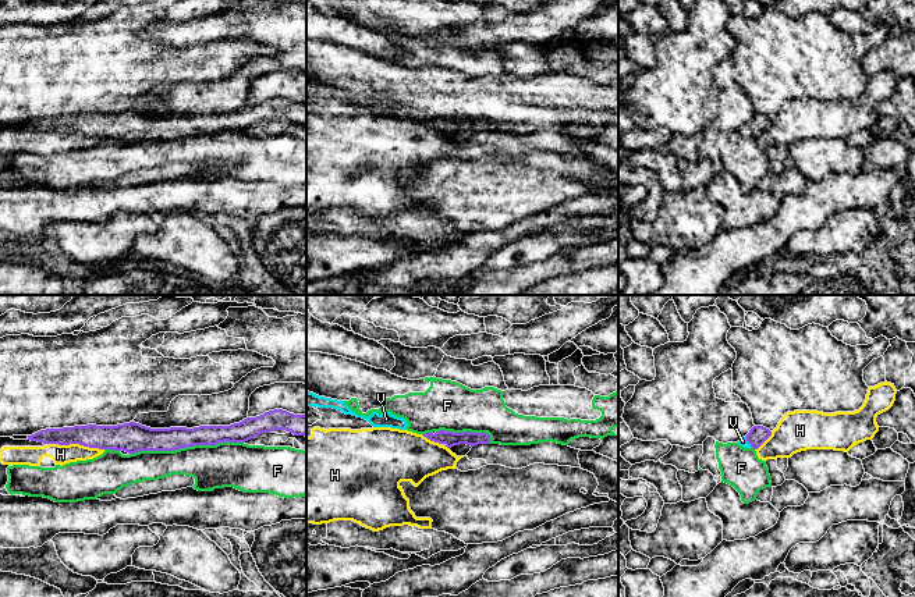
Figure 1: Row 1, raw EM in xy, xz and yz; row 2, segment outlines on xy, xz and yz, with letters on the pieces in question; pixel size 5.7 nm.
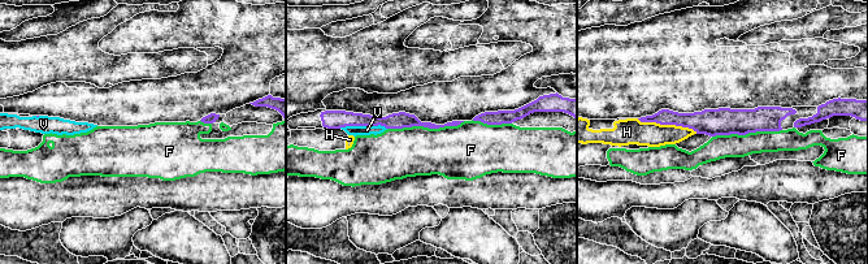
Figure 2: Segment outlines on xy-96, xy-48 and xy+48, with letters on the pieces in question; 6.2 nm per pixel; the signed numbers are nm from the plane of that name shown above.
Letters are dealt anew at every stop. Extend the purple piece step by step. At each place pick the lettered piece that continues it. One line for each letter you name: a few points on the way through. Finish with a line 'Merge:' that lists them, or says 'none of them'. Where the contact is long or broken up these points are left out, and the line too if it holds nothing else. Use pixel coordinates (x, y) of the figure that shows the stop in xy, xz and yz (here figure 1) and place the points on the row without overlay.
V: way yz (758, 123), (747, 128), (743, 130)
Merge: V

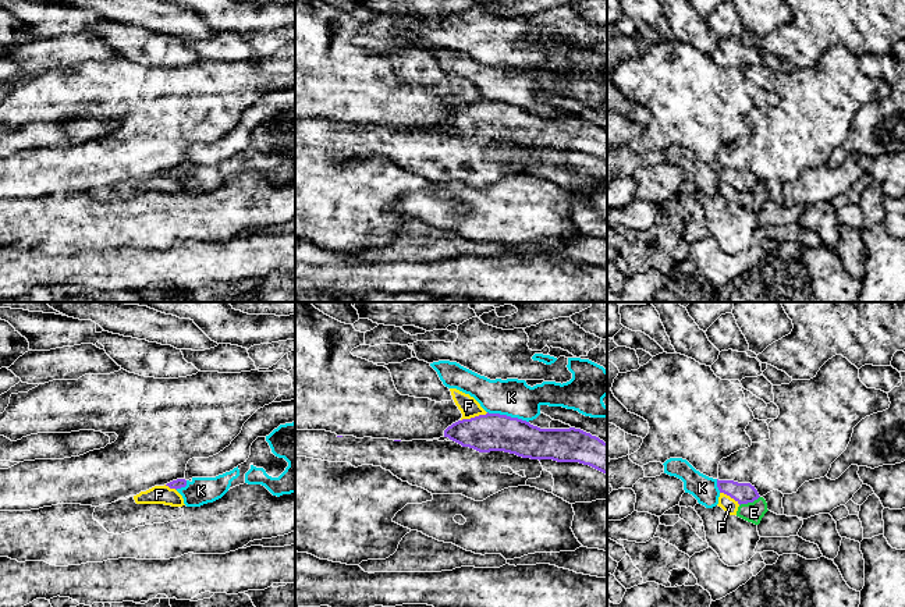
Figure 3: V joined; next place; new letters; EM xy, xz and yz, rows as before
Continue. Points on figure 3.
Merge: none of them

